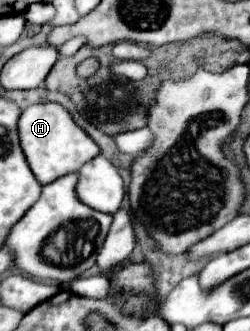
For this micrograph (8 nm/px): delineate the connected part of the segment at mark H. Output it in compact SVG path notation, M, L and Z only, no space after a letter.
M44 103L24 109L18 119L18 133L20 147L40 185L48 185L58 177L78 171L86 161L100 153L98 145L72 121L64 107L58 107L58 103Z

